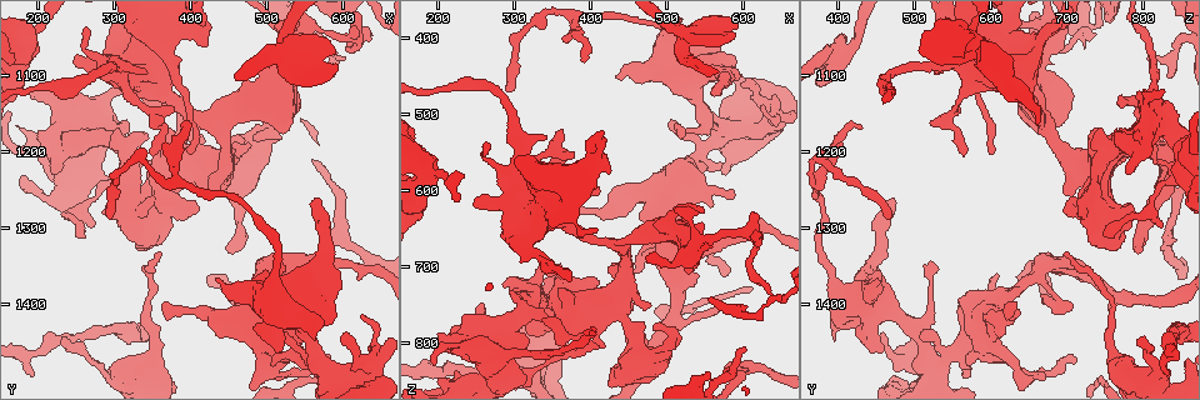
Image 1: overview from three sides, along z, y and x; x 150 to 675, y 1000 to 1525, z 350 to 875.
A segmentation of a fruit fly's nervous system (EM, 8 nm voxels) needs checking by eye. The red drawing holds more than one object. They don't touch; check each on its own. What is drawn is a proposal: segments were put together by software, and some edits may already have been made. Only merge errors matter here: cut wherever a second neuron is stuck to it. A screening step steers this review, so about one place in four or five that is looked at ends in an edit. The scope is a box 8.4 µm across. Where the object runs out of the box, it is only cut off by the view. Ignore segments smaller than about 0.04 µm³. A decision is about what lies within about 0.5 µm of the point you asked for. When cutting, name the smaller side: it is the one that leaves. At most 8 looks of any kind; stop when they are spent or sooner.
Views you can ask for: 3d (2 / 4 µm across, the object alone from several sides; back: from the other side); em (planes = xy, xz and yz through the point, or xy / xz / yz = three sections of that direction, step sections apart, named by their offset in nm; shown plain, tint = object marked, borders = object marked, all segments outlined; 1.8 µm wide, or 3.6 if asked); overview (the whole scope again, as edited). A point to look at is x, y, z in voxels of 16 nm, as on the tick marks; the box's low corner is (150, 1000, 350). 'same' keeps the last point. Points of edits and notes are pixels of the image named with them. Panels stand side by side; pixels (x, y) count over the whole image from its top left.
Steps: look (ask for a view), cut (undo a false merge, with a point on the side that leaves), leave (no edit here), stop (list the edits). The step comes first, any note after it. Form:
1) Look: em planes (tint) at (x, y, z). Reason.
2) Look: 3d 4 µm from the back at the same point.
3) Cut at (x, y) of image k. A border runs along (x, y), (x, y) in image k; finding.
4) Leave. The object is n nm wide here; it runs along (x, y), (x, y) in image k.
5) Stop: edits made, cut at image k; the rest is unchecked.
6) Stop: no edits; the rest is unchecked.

Look: 3d 2 µm from the back at (525, 1080, 395). Three-way junction.

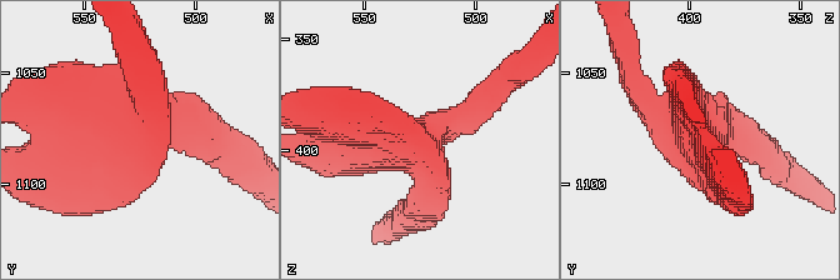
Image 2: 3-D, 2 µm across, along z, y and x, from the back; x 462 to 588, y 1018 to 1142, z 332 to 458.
Look: em 3.6 µm xy step 4 (tint) at (526, 1077, 397).

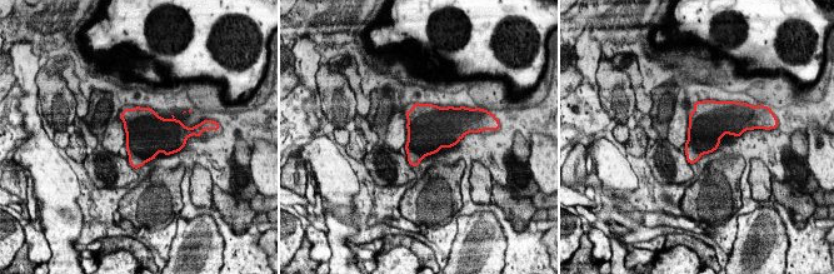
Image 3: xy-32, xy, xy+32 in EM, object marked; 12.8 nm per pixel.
Leave. One neuron here.

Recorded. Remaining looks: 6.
Look: em planes (tint) at (535, 1045, 680). Sharp bend.

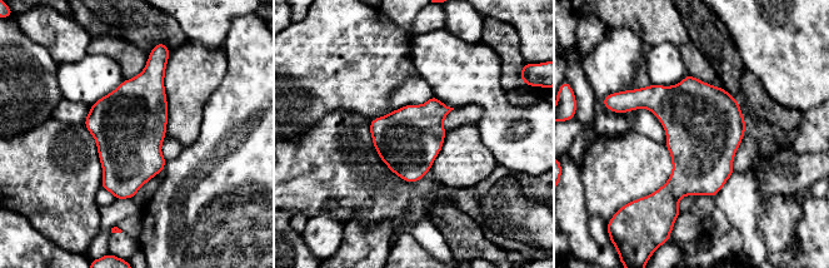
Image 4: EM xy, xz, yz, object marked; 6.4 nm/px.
Leave. One neuron here.

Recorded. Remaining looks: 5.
Look: 3d 4 µm at (265, 1175, 800). Sudden change in width.

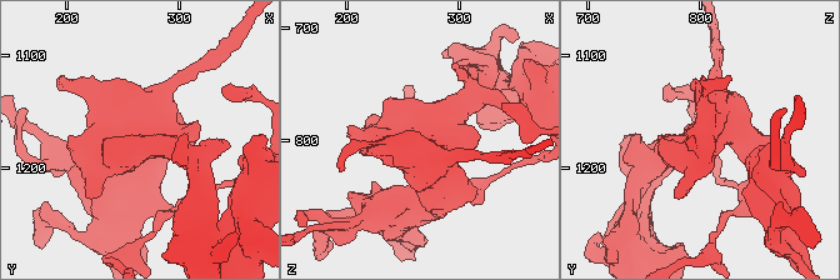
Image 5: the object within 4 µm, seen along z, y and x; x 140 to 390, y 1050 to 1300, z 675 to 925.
Look: em 3.6 µm planes (borders) at (270, 1174, 798). Need the tissue.

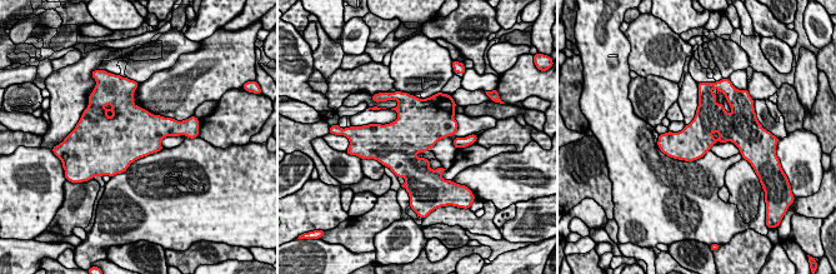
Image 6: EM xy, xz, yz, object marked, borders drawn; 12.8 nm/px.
Leave. One neuron here.

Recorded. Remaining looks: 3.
Stop: no edits; the rest is unchecked.

